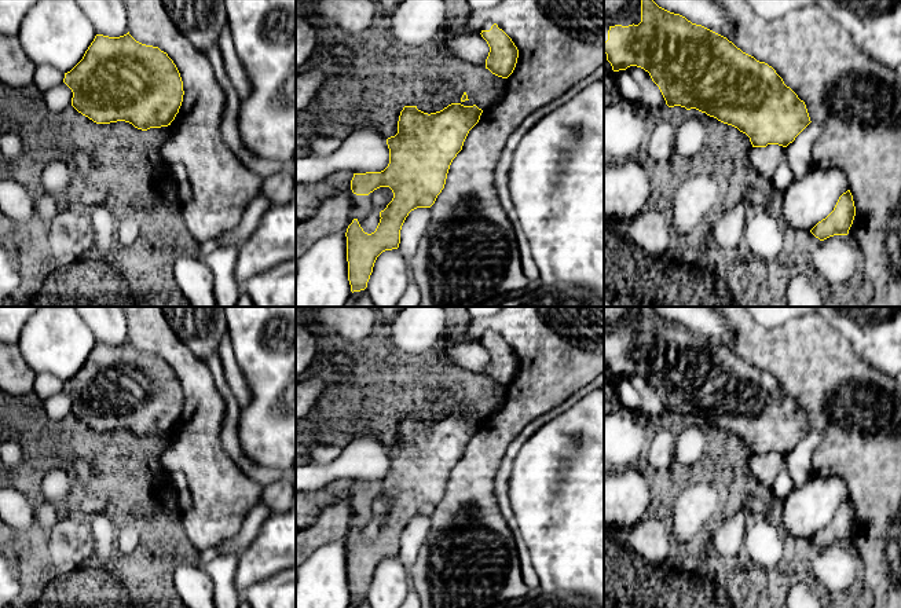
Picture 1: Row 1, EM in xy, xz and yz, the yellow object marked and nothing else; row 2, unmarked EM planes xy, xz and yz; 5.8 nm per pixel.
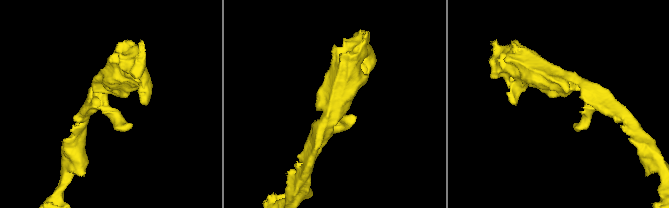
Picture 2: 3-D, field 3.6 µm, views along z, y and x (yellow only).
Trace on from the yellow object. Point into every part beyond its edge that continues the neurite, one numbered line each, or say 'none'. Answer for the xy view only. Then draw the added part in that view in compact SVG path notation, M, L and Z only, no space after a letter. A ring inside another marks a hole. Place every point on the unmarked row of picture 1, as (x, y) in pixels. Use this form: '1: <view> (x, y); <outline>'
none

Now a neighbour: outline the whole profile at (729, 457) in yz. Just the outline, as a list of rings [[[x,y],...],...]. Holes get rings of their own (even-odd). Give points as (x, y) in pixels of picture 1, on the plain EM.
[[[707,424],[700,464],[717,473],[714,483],[726,491],[730,501],[739,501],[755,490],[755,479],[750,469],[751,457],[746,442]]]

